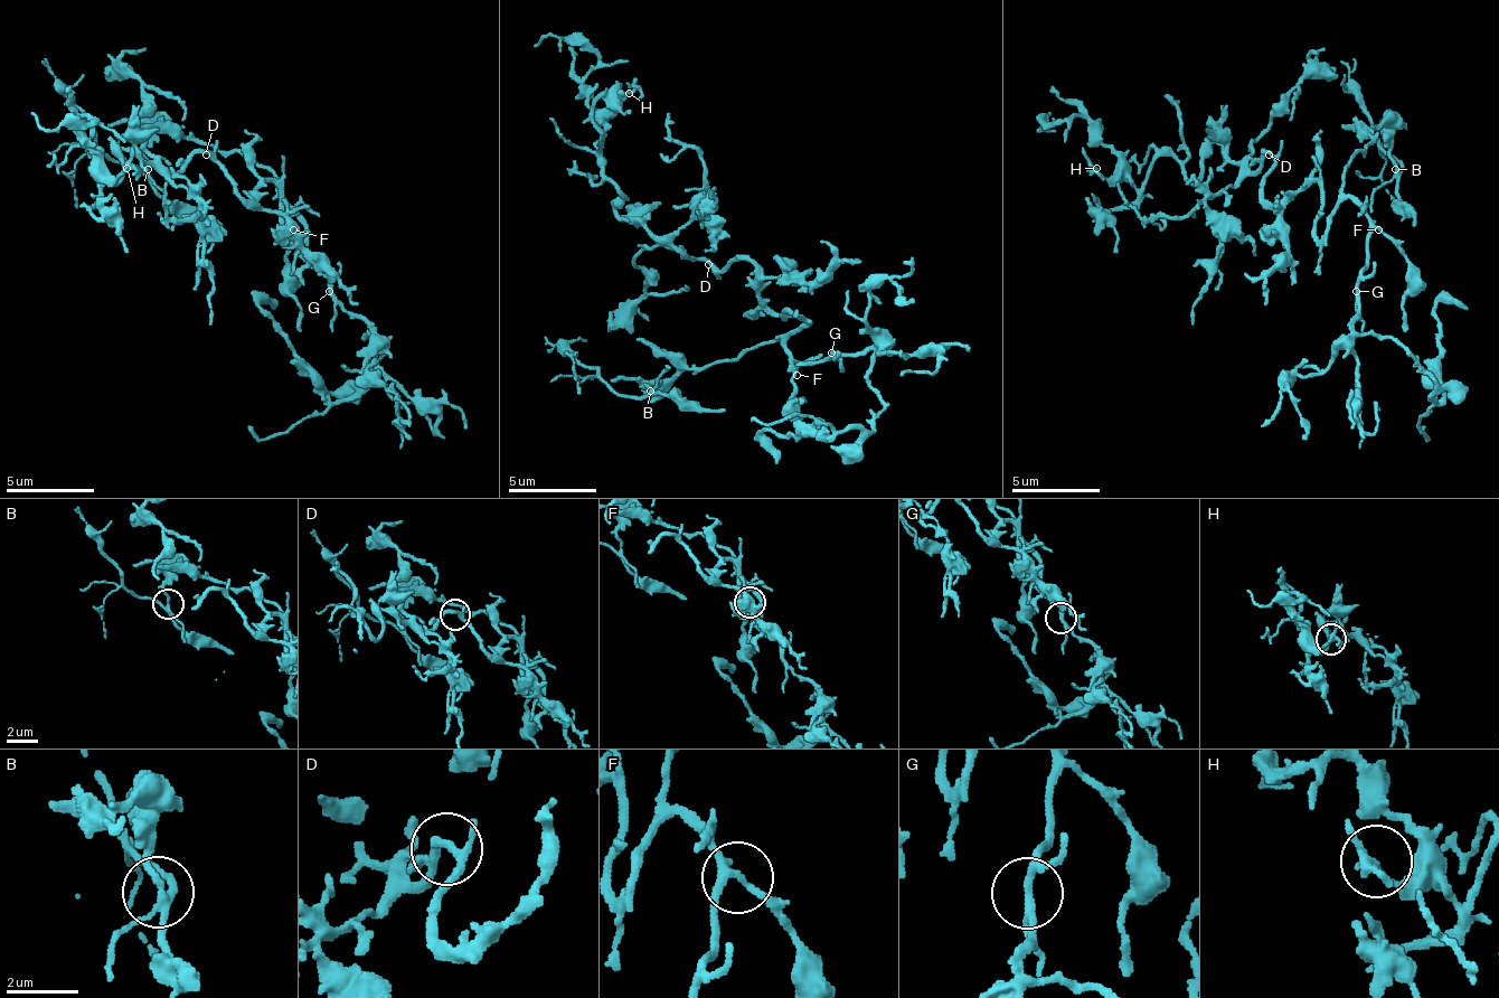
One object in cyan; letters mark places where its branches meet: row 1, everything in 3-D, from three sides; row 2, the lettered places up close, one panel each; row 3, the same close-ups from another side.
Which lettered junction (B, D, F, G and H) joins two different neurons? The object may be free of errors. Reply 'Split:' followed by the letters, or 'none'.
Split: B

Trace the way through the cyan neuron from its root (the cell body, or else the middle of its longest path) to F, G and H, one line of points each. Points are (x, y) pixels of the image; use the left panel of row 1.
F: (263, 185), (272, 181), (281, 189), (281, 203), (289, 212), (298, 212), (284, 198), (293, 229)
G: (263, 185), (272, 181), (281, 189), (281, 203), (298, 212), (284, 198), (293, 238), (329, 278), (329, 291)
H: (263, 185), (245, 198), (206, 154), (149, 163), (113, 146), (122, 177), (100, 154), (100, 185), (126, 168)

